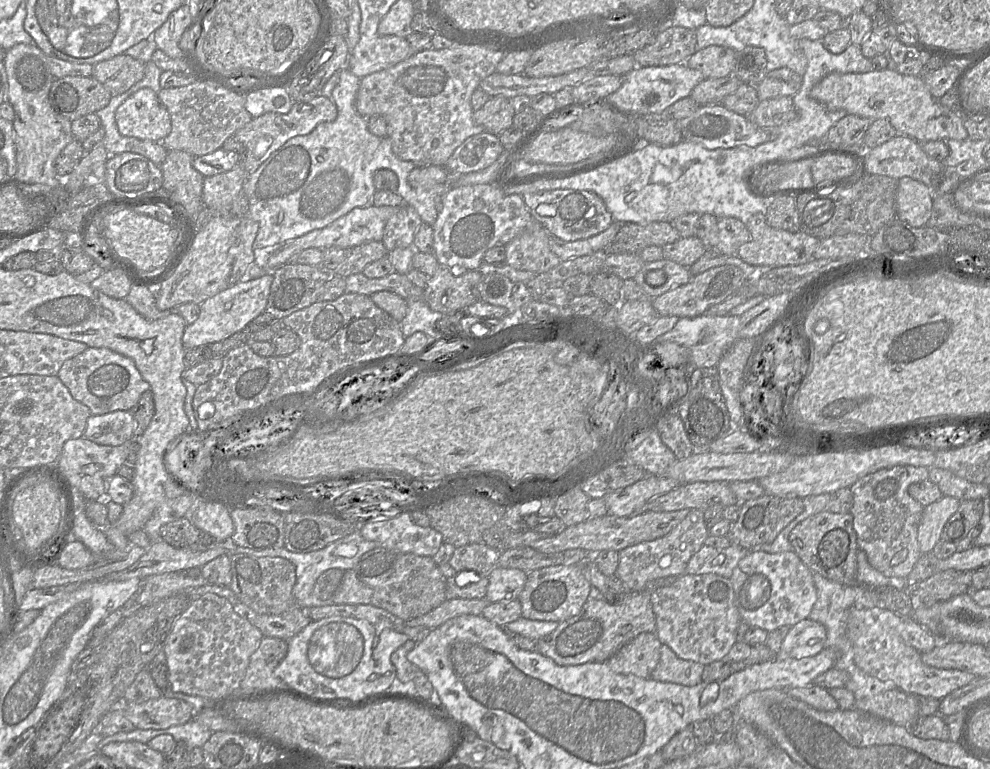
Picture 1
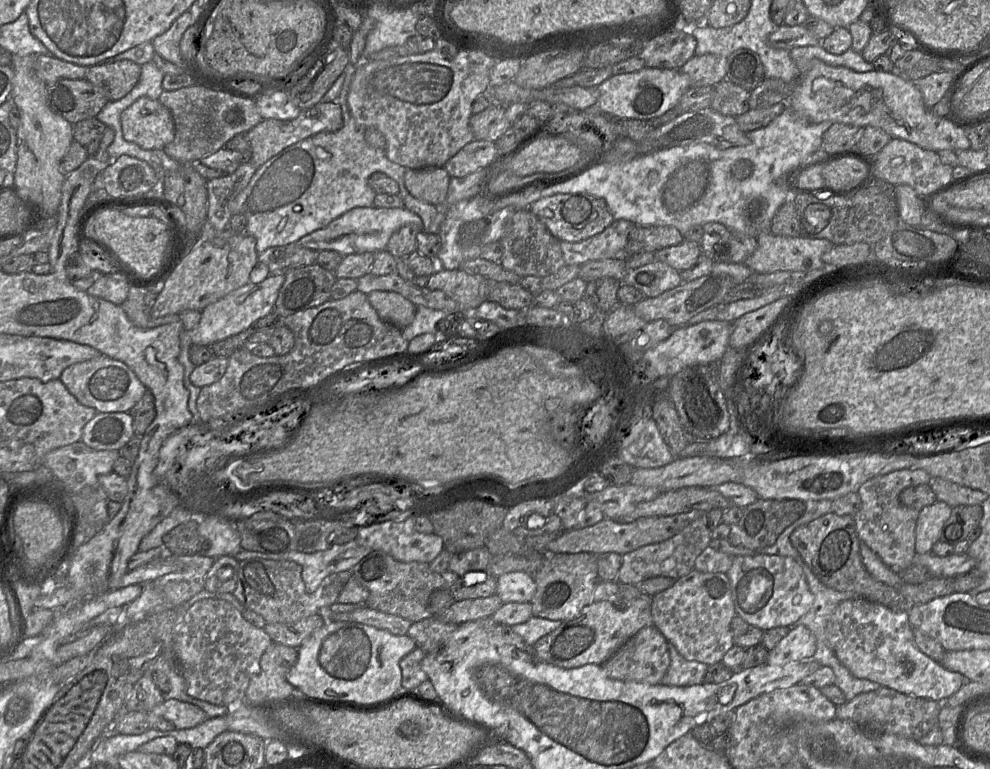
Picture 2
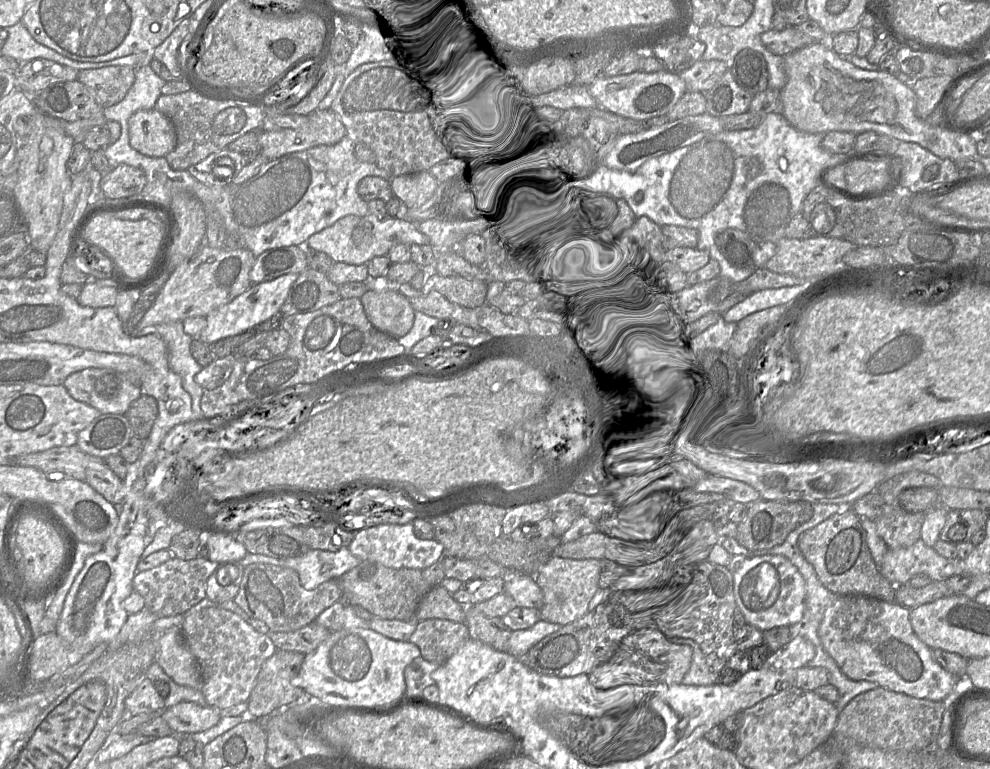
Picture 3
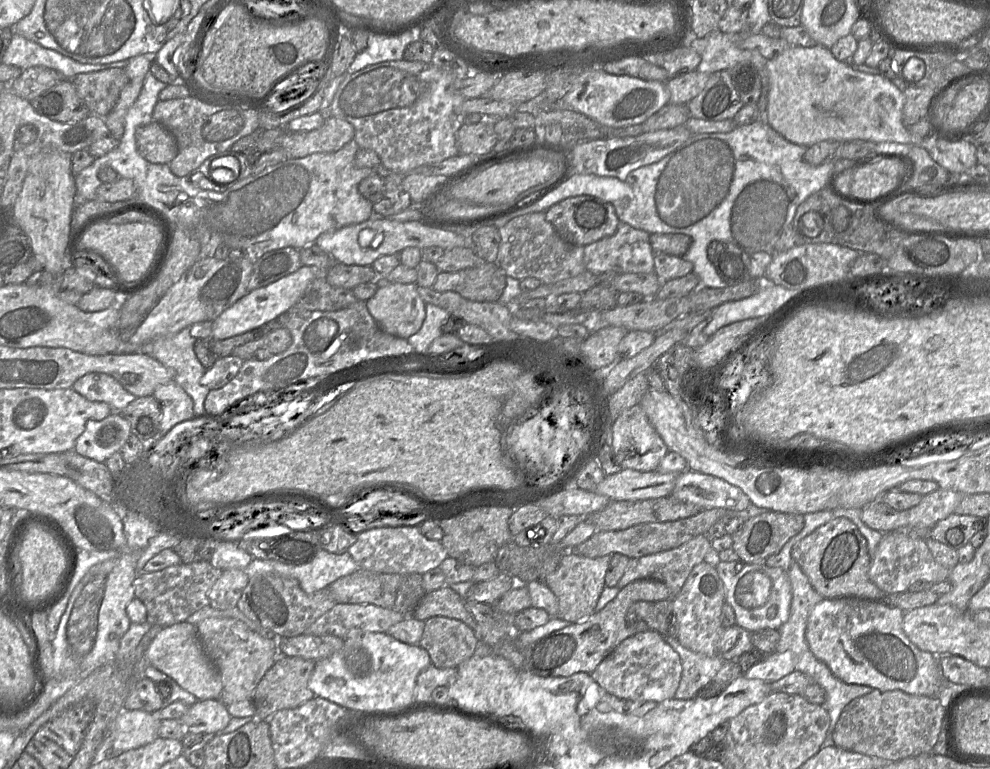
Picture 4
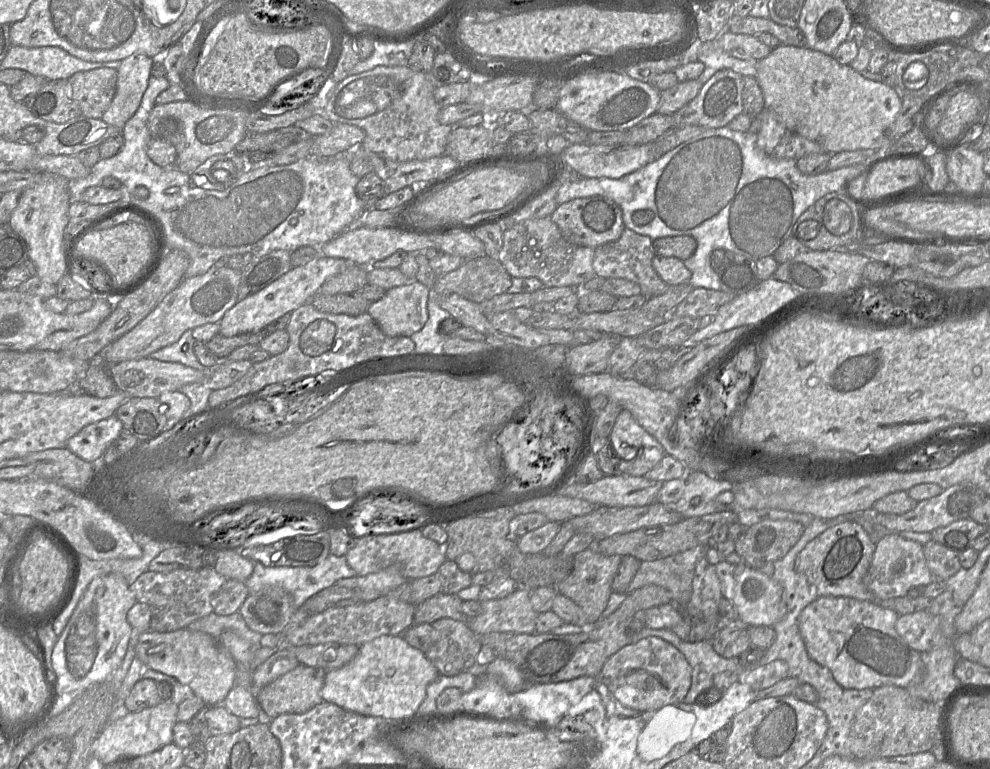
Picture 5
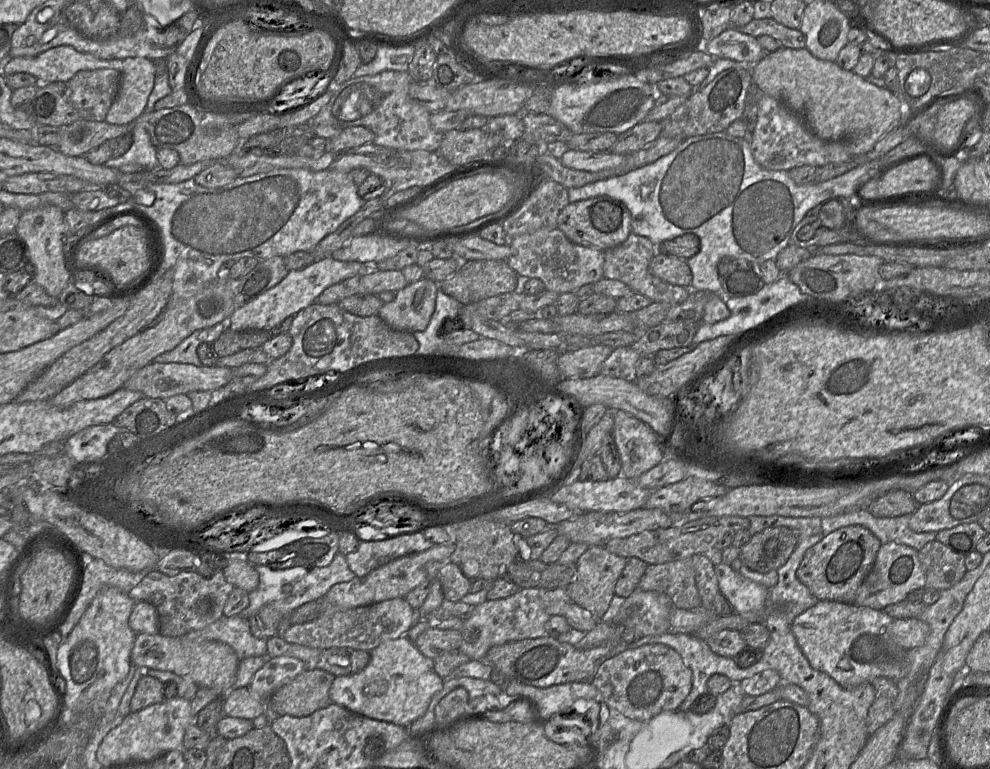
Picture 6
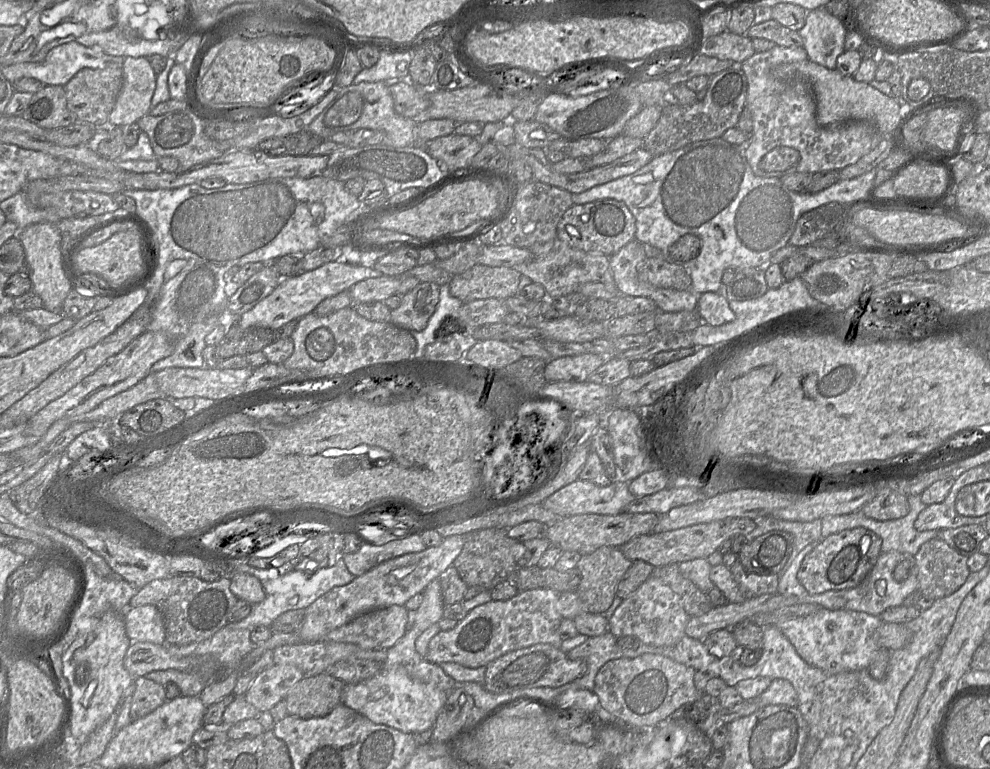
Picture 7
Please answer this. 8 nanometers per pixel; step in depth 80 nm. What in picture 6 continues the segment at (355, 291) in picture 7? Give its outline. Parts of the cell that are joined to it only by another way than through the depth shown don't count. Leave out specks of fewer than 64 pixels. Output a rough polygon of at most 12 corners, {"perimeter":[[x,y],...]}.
{"perimeter":[[365,266],[358,293],[397,292],[407,284],[400,270]]}

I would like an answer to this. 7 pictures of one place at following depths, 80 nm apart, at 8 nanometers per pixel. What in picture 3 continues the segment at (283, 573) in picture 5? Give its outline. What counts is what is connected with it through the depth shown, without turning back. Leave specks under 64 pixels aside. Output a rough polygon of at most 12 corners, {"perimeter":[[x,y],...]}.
{"perimeter":[[348,547],[289,559],[248,552],[239,562],[292,568],[313,590],[361,560]]}

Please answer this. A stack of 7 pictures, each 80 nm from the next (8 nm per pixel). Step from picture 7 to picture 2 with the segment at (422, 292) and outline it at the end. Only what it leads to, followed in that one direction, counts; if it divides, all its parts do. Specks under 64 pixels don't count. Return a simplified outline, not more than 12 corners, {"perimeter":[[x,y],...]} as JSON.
{"perimeter":[[375,290],[369,301],[381,319],[404,329],[417,306],[400,293]]}

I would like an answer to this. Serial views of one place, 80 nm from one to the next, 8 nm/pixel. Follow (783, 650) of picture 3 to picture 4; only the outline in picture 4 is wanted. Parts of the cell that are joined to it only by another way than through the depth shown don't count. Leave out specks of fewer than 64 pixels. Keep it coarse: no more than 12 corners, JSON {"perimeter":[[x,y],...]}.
{"perimeter":[[791,651],[763,657],[743,675],[772,683],[793,672]]}

